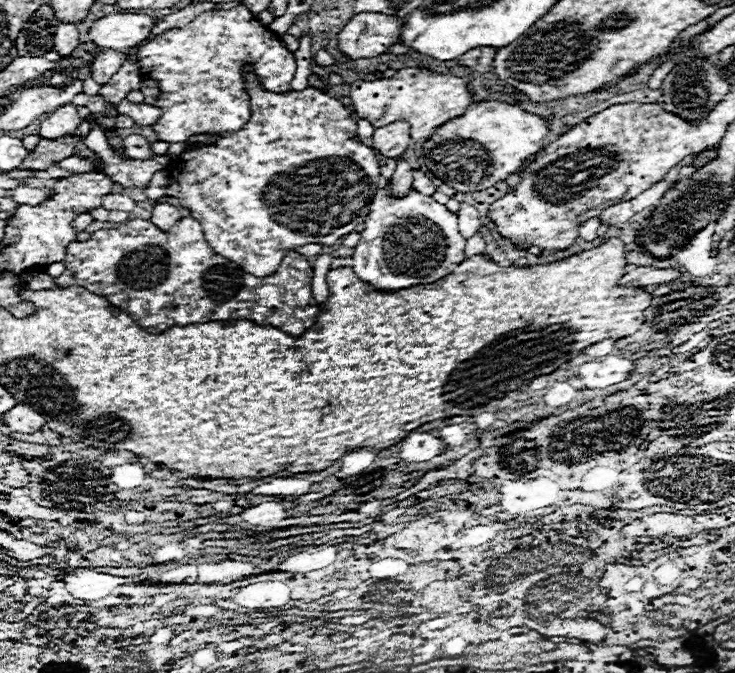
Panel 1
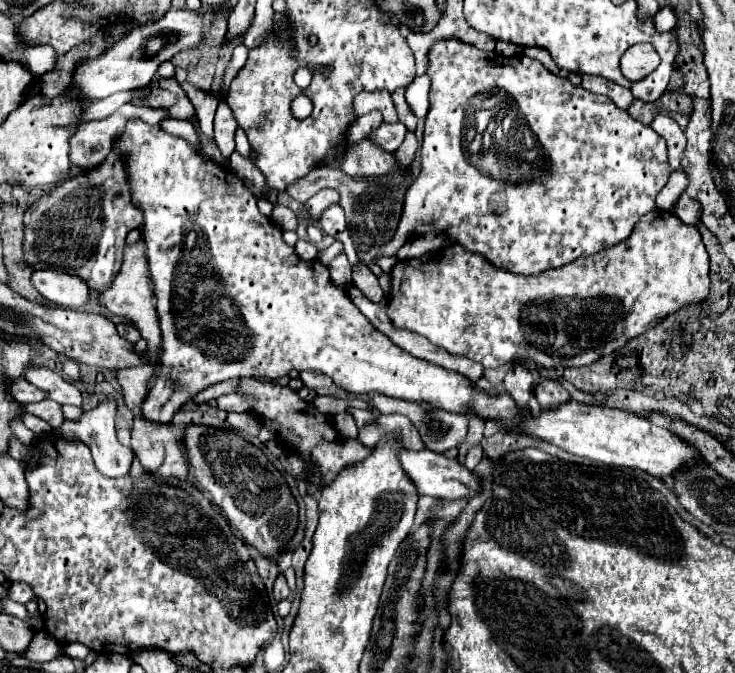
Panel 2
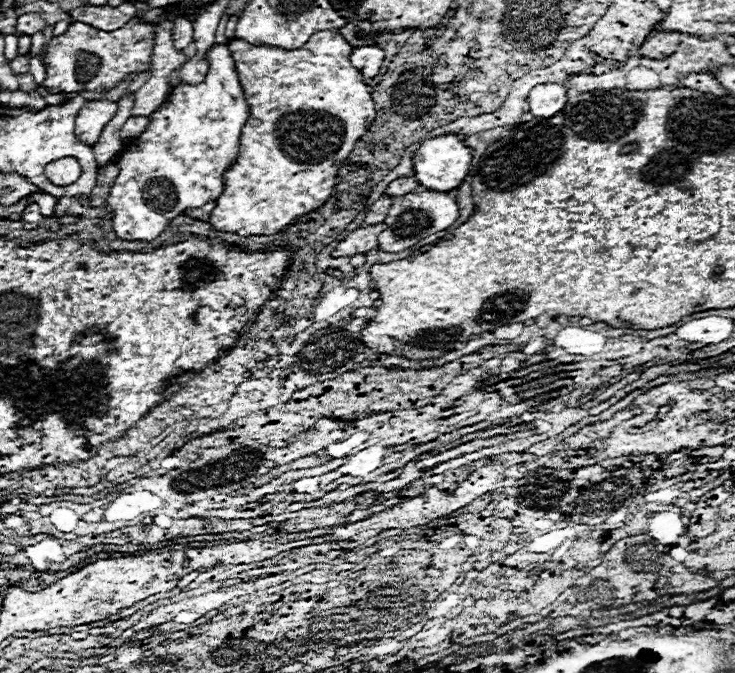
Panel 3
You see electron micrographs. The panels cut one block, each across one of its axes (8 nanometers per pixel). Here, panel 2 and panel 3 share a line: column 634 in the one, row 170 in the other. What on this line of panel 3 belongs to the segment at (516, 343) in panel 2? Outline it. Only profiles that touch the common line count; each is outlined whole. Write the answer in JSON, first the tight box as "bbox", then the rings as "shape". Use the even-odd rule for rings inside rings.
{"bbox":[208,32,376,236],"shape":[[[316,32],[302,48],[288,52],[276,46],[254,46],[244,40],[230,40],[230,52],[236,62],[244,98],[250,106],[250,116],[240,134],[238,158],[222,176],[224,190],[208,222],[222,232],[270,236],[294,218],[320,208],[330,198],[340,164],[374,122],[376,110],[360,70],[350,64],[352,46],[338,32]]]}

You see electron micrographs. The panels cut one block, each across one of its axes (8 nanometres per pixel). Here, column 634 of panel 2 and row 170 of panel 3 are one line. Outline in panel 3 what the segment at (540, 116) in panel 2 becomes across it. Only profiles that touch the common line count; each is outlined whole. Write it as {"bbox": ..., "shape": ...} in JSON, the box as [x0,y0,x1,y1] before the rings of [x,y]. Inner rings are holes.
{"bbox":[108,42,248,242],"shape":[[[228,42],[214,44],[206,52],[206,60],[210,66],[206,80],[198,86],[178,84],[170,104],[152,114],[148,130],[126,142],[116,160],[120,172],[110,190],[108,206],[112,208],[112,228],[120,240],[150,242],[166,230],[172,218],[222,194],[222,174],[236,160],[248,104]]]}

